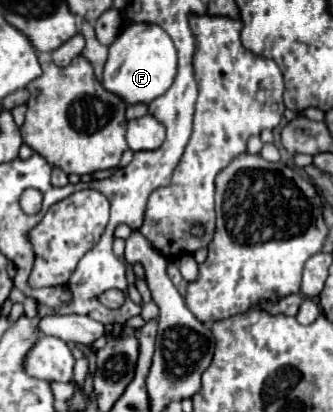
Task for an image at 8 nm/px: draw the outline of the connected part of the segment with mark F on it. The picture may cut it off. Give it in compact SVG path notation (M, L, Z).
M130 23L110 45L102 85L128 105L138 103L148 105L170 89L174 77L176 77L176 49L168 33L158 25Z

